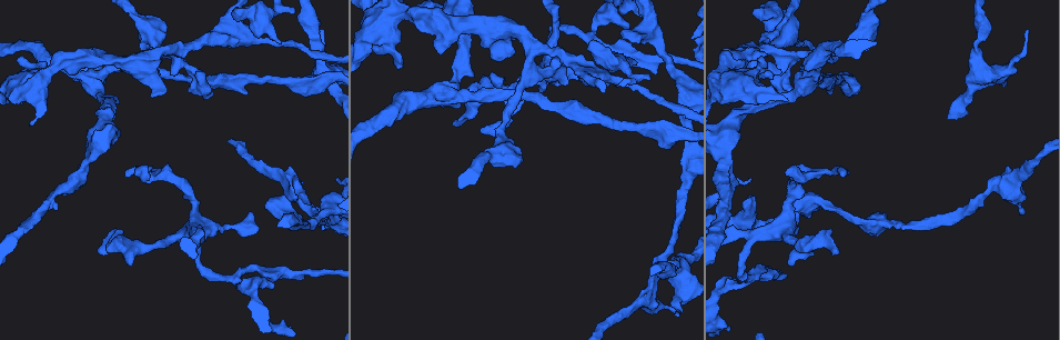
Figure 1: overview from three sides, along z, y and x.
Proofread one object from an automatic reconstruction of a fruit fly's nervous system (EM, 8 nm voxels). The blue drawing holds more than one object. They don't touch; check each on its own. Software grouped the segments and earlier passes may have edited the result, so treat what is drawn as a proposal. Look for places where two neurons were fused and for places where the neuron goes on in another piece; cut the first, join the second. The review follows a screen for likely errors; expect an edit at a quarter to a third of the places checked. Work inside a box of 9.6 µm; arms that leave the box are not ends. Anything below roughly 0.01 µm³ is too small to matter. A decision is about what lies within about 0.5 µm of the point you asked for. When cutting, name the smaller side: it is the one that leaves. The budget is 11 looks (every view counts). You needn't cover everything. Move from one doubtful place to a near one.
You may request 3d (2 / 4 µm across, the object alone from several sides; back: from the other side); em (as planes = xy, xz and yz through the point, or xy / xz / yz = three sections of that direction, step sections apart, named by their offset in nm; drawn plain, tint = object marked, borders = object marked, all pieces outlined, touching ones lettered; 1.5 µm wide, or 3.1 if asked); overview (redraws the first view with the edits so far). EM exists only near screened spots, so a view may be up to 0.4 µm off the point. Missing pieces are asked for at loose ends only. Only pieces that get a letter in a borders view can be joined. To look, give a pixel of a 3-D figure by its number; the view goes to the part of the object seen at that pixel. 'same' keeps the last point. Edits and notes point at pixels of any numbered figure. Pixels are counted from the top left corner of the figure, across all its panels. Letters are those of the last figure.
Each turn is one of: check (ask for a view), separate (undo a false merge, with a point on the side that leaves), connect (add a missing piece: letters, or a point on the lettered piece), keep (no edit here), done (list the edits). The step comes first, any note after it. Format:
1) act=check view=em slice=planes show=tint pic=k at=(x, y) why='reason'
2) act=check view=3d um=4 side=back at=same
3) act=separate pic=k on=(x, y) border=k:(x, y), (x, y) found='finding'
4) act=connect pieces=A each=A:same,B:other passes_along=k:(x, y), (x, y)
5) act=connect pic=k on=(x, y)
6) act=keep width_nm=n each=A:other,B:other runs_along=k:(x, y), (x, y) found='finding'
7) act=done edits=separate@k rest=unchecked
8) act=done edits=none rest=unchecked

act=check view=3d um=2 pic=1 at=(760, 59) why='an open end'

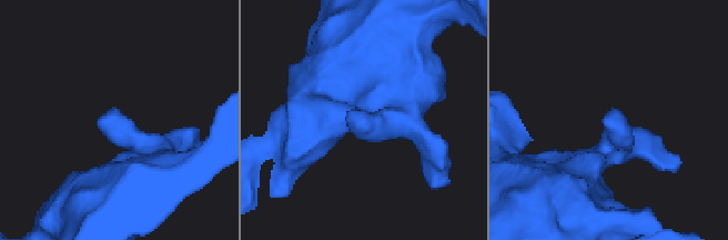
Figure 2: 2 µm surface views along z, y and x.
act=check view=em slice=planes show=plain pic=2 at=(99, 117) why='need the tissue'

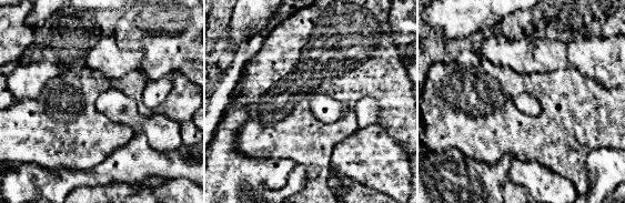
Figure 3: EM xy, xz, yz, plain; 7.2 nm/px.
act=check view=em slice=planes show=borders at=same why='what lies round it'

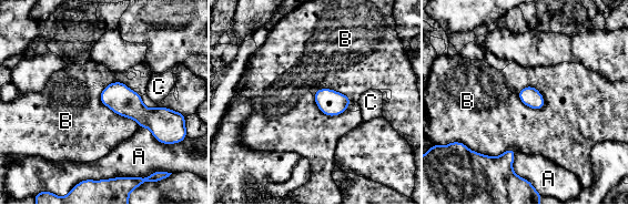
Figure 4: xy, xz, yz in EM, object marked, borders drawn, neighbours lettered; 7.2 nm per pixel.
act=keep width_nm=150 each=A:other,B:other,C:other border=4:(110, 82), (100, 101), (138, 127) found='none of them fits'

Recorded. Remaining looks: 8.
act=check view=em slice=planes show=borders pic=1 at=(789, 263) why='an open end'

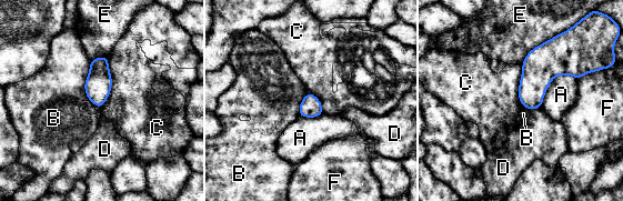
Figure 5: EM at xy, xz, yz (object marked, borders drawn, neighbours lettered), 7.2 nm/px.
act=keep each=A:other,B:other,C:other,D:other,E:other,F:other border=5:(89, 60), (84, 93), (99, 109) found='no lettered piece goes on from it'

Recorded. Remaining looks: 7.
act=check view=em slice=planes show=borders pic=1 at=(1024, 213) why='branch stops here'

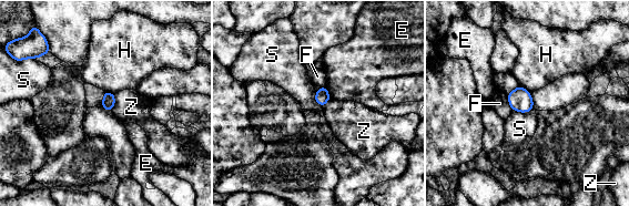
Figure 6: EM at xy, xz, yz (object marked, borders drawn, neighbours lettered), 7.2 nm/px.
act=keep each=E:other,F:other,H:other,S:other,Z:other border=6:(318, 86), (314, 101), (322, 109) found='none of them fits'

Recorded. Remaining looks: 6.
act=check view=em slice=planes show=borders pic=1 at=(679, 315) why='branch stops here'

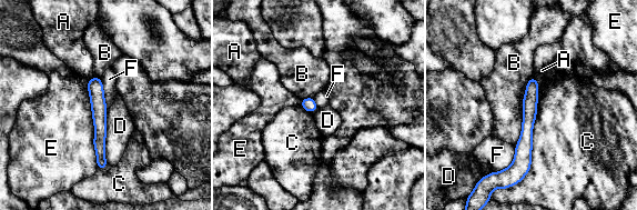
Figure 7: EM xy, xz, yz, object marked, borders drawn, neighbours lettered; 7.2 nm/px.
act=keep each=A:other,B:other,C:other,D:other,E:other,F:other runs_along=7:(534, 80), (523, 160), (515, 170) found='no lettered piece goes on from it'

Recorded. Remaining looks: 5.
act=check view=em slice=xz step=8 show=borders pic=1 at=(647, 75) why='free end'

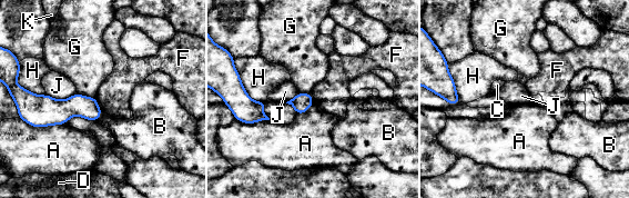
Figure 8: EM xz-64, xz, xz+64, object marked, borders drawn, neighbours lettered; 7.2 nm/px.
act=keep longest_contact=H:360nm each=A:other,B:other,C:other,D:other,F:other,G:other,H:other,J:other,K:other found='no lettered piece goes on from it'

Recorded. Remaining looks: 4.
act=done edits=none rest=unchecked

